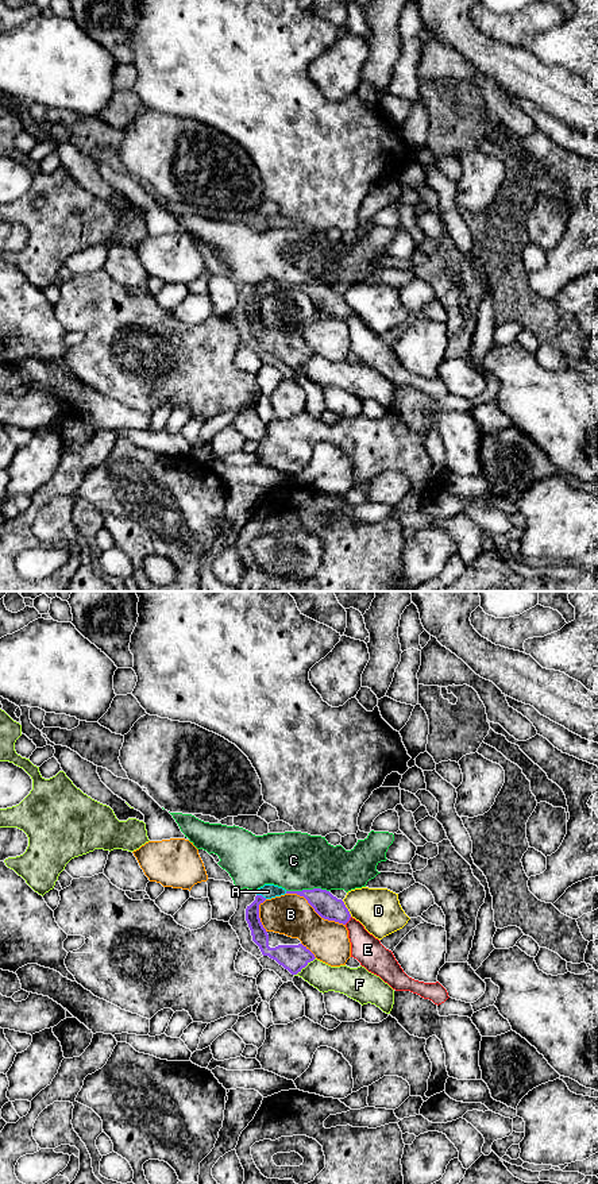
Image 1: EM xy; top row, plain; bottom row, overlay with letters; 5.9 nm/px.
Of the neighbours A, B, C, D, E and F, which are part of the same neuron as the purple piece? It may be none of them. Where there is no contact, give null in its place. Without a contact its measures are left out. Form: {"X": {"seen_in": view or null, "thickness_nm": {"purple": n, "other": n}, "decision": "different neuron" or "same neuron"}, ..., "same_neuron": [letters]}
{"A": {"seen_in": "xy", "thickness_nm": {"purple": 100, "other": 90}, "decision": "same neuron"}, "B": {"seen_in": "xy", "thickness_nm": {"purple": 150, "other": 260}, "decision": "different neuron"}, "C": {"seen_in": "xy", "thickness_nm": {"purple": 150, "other": 340}, "decision": "different neuron"}, "D": {"seen_in": "xy", "thickness_nm": {"purple": 150, "other": 260}, "decision": "different neuron"}, "E": {"seen_in": "xy", "thickness_nm": {"purple": 150, "other": 170}, "decision": "different neuron"}, "F": {"seen_in": "xy", "thickness_nm": {"purple": 160, "other": 160}, "decision": "different neuron"}, "same_neuron": ["A"]}

